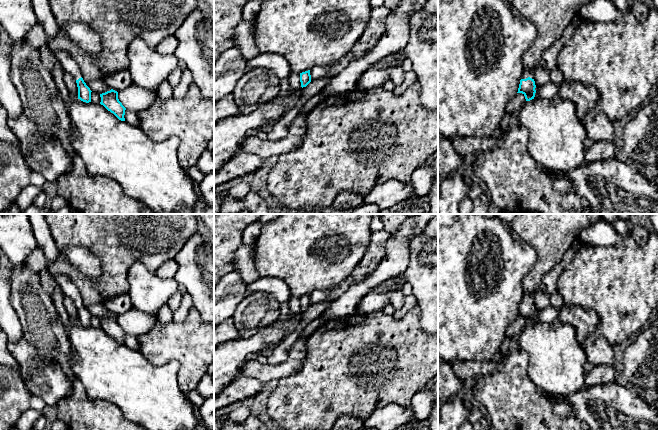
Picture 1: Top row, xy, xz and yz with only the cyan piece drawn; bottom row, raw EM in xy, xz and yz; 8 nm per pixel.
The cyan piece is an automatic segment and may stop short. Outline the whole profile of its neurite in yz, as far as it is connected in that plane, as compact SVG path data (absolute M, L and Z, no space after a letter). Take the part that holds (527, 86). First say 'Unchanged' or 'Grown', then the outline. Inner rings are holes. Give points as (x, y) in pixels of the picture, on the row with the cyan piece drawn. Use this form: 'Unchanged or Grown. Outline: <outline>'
Grown. Outline: M535 70L524 71L520 80L517 93L522 93L526 101L534 99L536 93L536 85L534 81Z

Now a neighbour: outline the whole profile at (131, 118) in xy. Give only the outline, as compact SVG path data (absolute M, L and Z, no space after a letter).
M125 110L124 118L125 118L125 122L127 122L128 124L139 127L140 121L137 113L129 110Z

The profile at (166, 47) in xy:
M169 36L155 47L155 51L162 55L172 55L176 50L177 46L177 39L174 36Z

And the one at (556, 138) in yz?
M558 95L551 99L534 98L523 105L517 123L528 131L527 152L537 166L561 173L585 164L587 130L580 122L572 101Z

